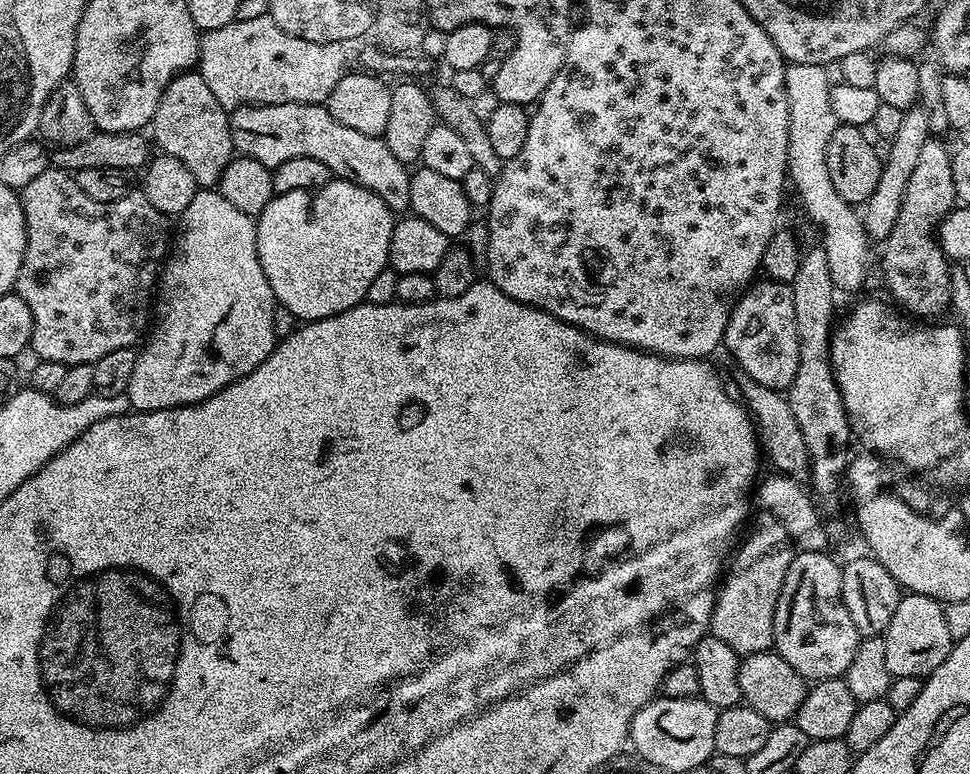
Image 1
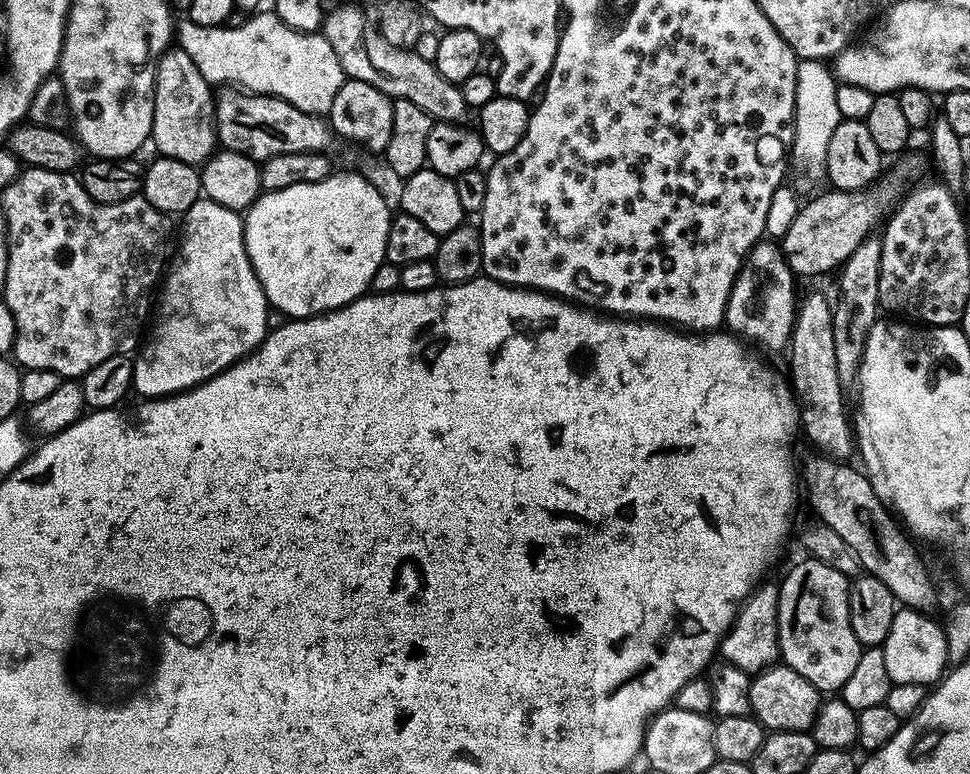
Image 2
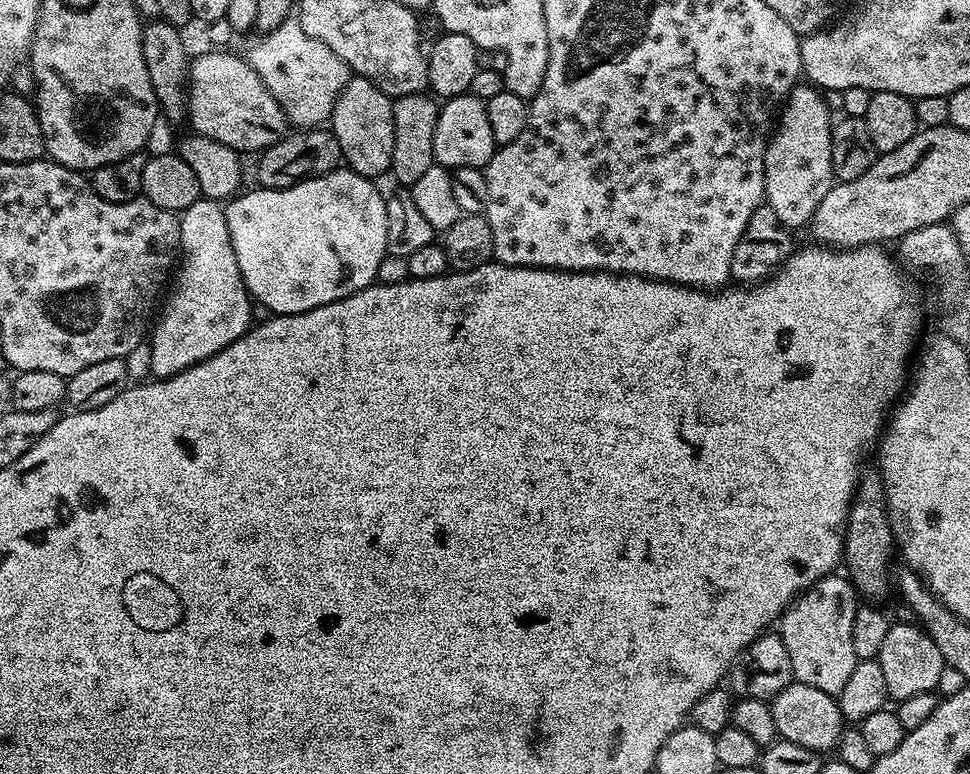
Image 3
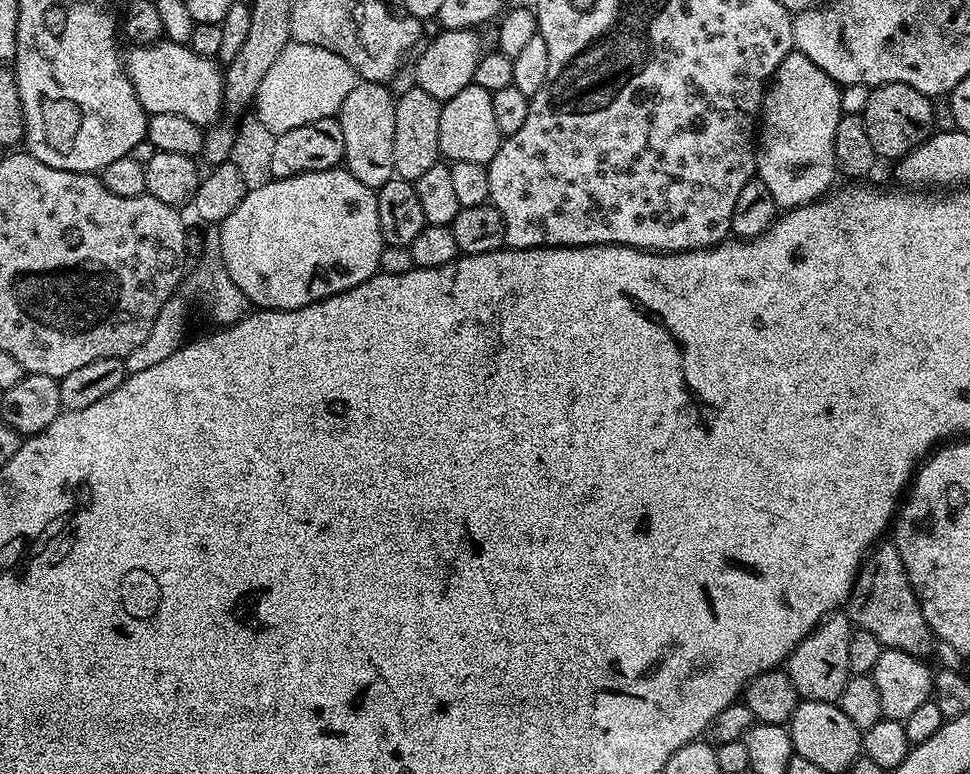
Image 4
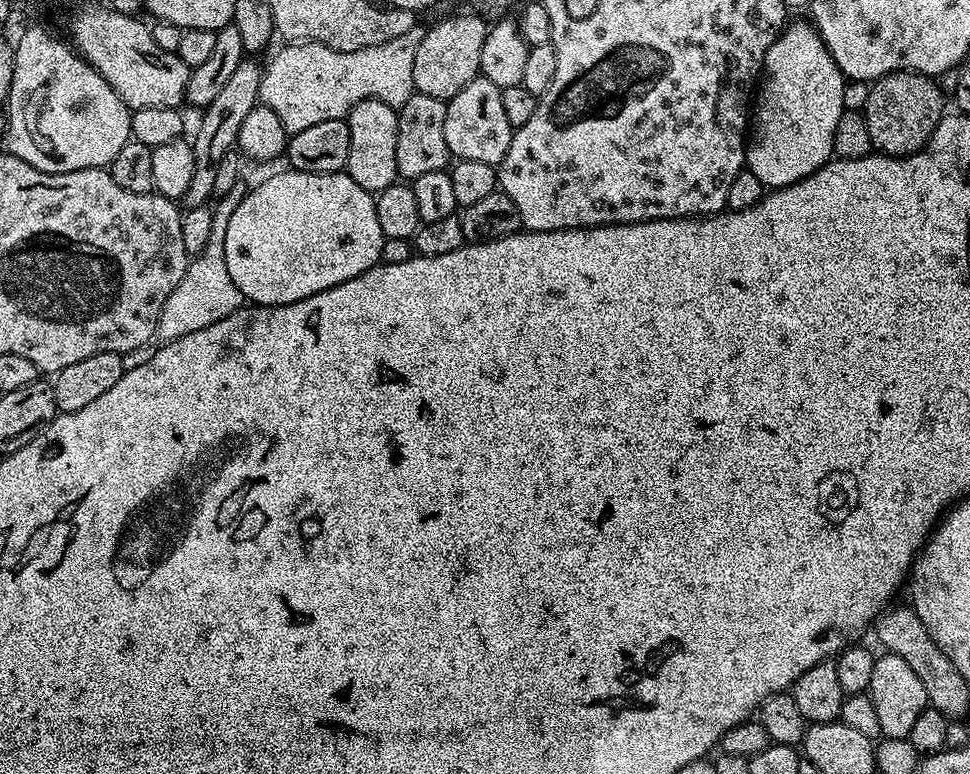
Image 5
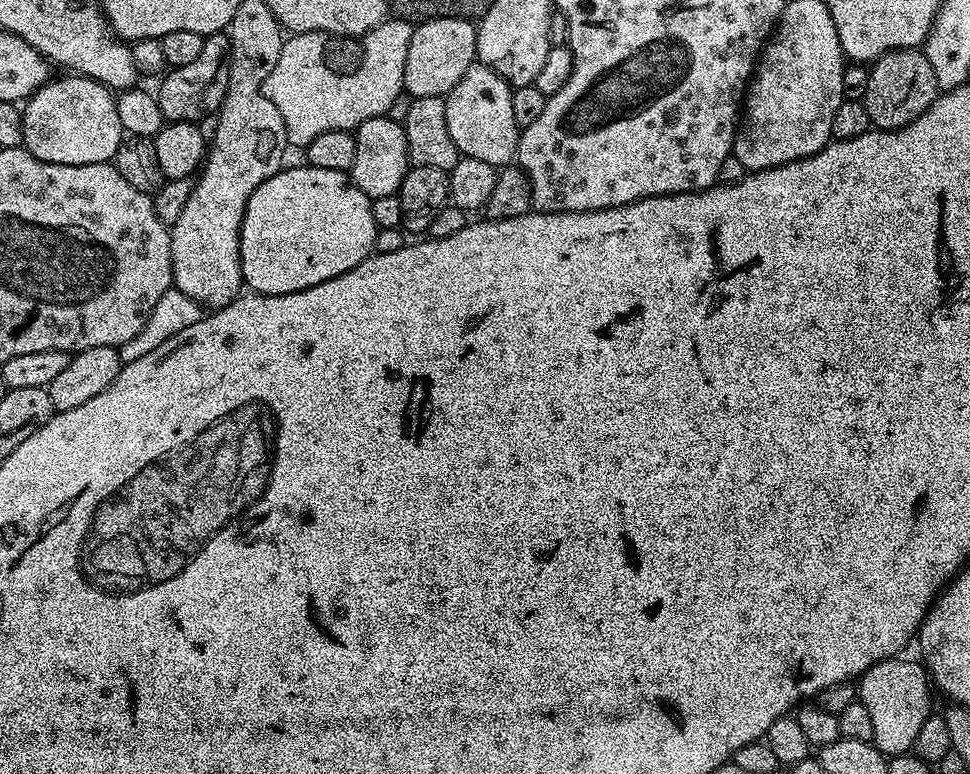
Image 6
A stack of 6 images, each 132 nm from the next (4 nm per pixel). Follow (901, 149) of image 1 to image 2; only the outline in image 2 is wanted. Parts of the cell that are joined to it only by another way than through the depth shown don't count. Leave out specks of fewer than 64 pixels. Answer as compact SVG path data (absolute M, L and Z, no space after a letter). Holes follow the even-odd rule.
M871 236L862 241L854 254L841 265L838 300L833 305L835 362L838 369L839 392L846 408L857 407L861 400L859 391L860 366L864 360L866 338L879 314L878 280L880 276L881 239Z

